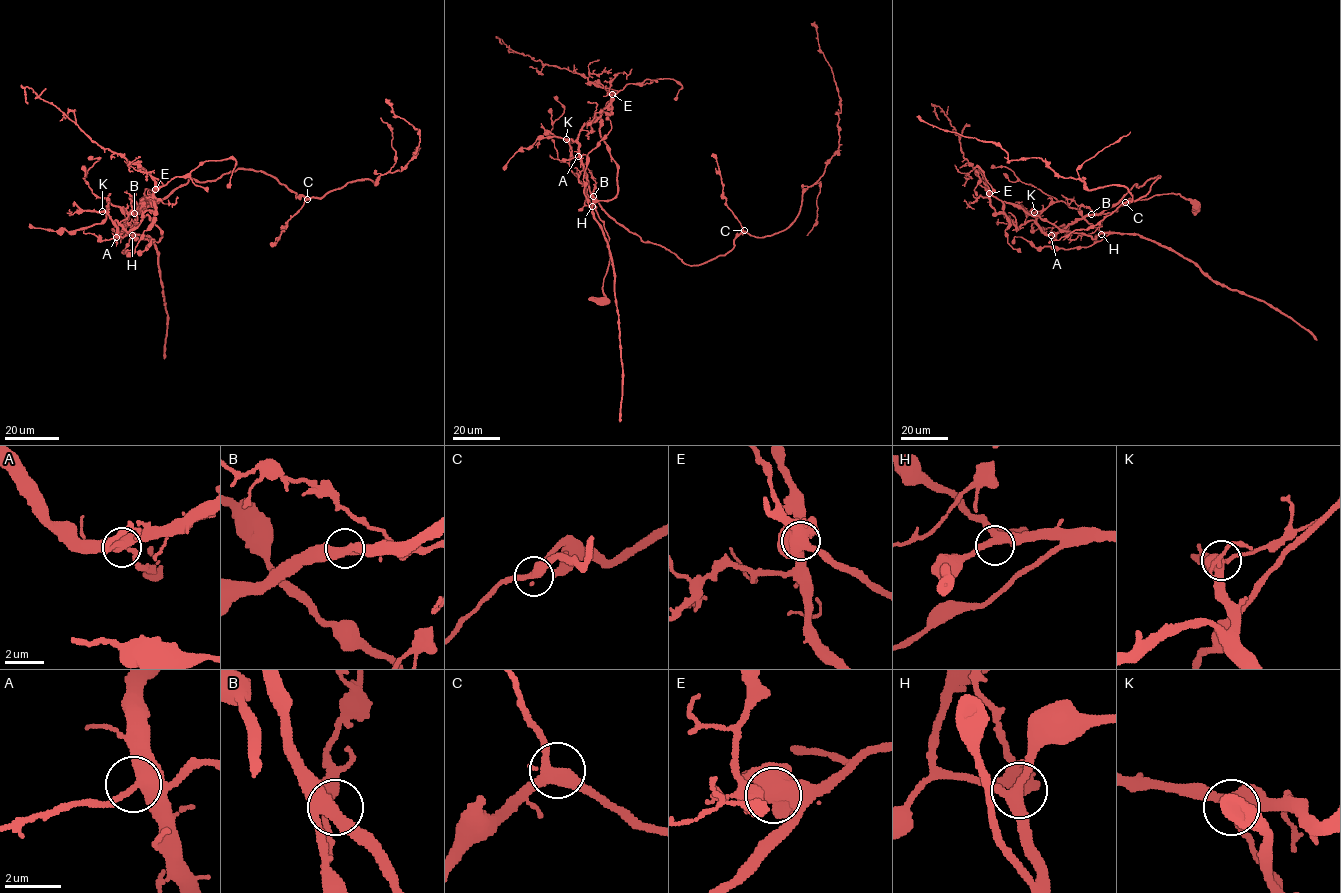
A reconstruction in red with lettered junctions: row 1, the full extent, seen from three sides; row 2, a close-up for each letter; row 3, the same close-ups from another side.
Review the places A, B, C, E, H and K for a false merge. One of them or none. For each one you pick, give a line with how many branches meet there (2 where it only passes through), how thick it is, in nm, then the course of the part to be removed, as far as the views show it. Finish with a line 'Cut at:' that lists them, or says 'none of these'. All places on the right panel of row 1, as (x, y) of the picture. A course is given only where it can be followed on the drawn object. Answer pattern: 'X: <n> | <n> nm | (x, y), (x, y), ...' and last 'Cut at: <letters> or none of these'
E: 3 | 650 nm | (989, 193), (1092, 239), (1101, 233), (1135, 233), (1170, 247), (1213, 280), (1278, 308), (1316, 340)
Cut at: E

